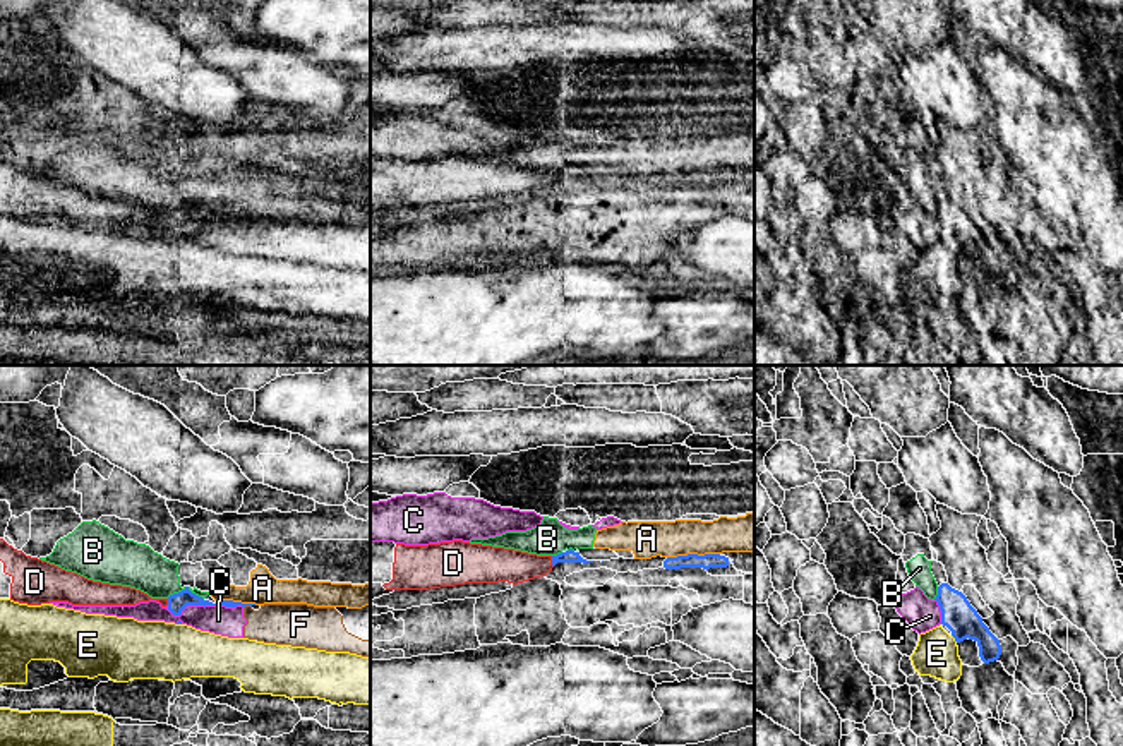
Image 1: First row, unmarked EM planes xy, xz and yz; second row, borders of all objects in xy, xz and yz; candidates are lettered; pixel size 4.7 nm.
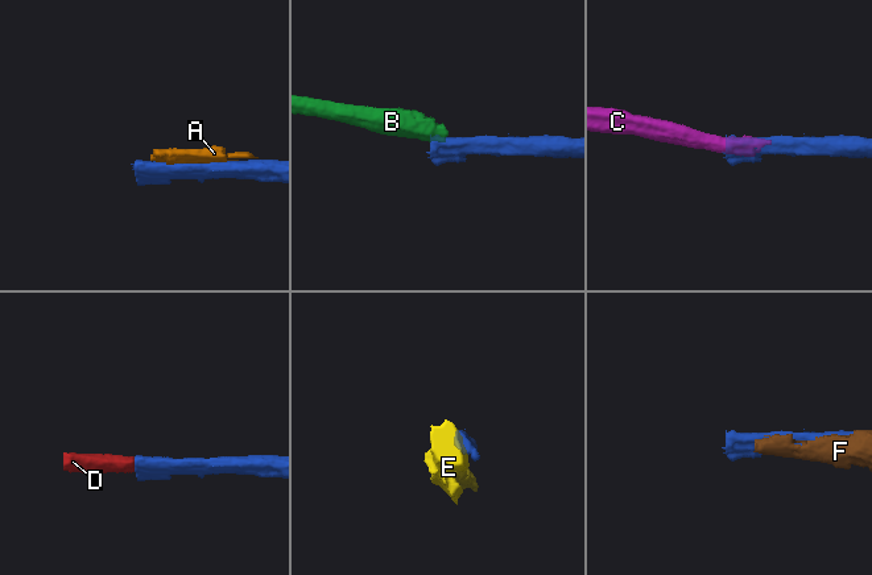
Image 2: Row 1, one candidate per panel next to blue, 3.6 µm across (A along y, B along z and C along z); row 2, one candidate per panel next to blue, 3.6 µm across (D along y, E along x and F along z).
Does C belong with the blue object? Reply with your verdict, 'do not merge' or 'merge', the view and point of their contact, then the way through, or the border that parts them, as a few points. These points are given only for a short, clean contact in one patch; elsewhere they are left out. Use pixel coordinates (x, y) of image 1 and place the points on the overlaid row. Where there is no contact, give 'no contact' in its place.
do not merge | xy (204, 606)

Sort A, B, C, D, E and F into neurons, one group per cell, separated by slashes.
A B / C F / D / E

